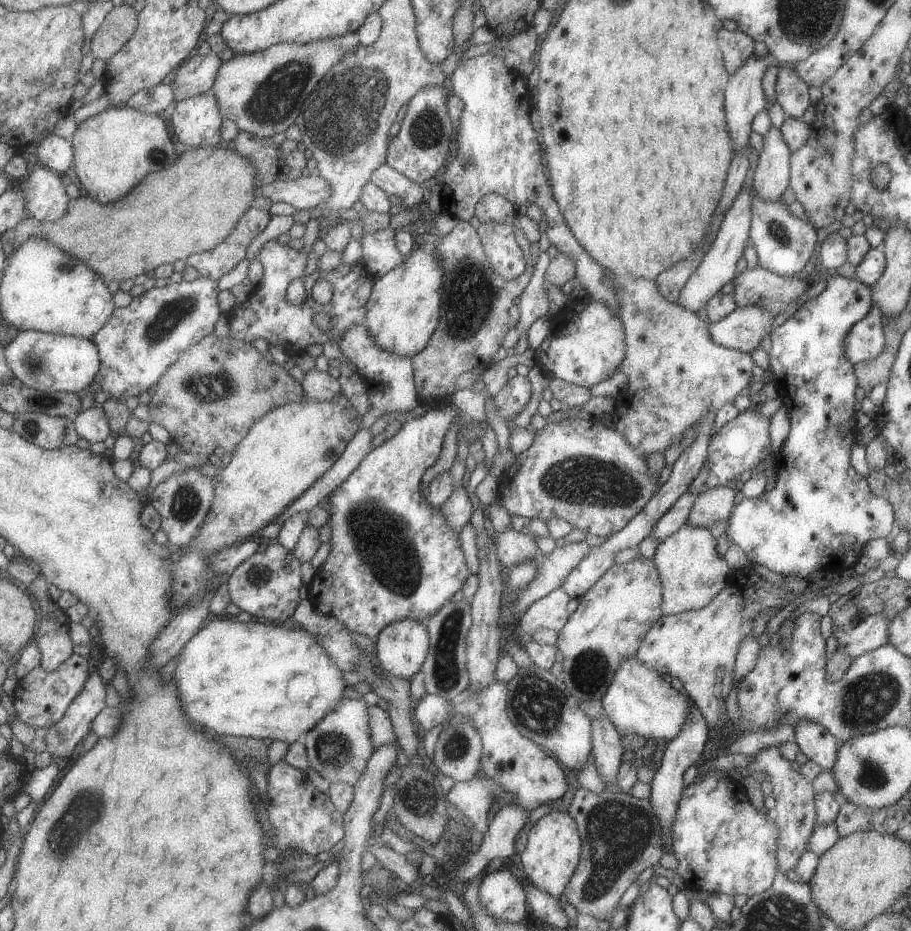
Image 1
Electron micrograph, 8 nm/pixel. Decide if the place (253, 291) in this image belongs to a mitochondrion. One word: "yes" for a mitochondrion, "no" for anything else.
no

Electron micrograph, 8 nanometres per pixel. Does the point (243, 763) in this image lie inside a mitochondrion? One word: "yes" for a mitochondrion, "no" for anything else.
no

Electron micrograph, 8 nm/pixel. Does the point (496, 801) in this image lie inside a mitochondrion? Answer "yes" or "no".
no

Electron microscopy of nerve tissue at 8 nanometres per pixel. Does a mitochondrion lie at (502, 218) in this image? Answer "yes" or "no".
no

